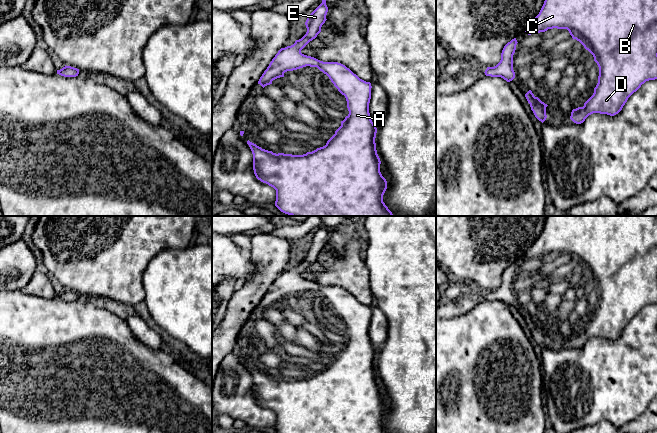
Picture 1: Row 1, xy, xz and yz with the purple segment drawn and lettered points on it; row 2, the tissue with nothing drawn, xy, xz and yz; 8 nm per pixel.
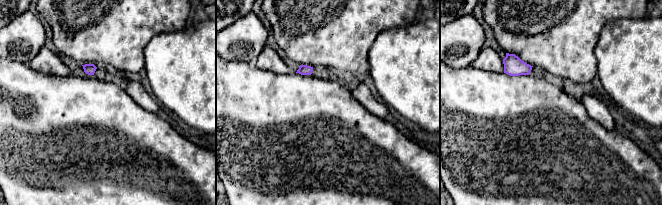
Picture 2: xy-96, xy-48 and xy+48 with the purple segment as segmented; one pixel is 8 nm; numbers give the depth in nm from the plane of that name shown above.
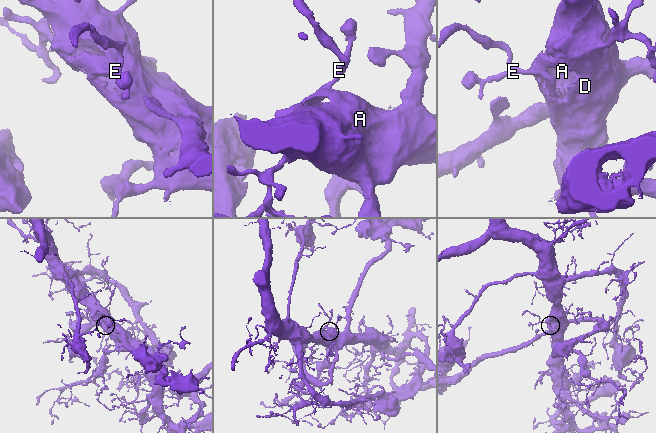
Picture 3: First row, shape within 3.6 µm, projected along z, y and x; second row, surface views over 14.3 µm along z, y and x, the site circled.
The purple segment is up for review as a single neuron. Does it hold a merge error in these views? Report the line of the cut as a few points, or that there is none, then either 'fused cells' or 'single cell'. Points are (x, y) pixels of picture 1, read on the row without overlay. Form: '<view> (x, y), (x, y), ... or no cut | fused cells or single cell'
no cut | single cell

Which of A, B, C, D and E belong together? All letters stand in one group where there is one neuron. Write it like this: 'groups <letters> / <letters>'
groups A B C D E

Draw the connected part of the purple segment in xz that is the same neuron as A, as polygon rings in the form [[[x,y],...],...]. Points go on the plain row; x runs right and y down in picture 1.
[[[326,224],[309,239],[305,246],[307,256],[291,270],[281,272],[260,301],[263,312],[284,301],[287,295],[306,290],[317,291],[326,298],[338,315],[345,320],[349,338],[326,369],[303,379],[273,377],[247,365],[253,378],[256,402],[276,414],[275,430],[278,433],[388,433],[383,426],[387,405],[380,396],[380,382],[376,374],[377,352],[371,344],[369,327],[371,307],[360,303],[345,289],[323,286],[301,277],[301,274],[321,256],[328,231]]]

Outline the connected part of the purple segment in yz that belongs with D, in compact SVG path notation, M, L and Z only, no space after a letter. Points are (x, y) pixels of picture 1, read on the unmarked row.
M546 216L544 228L526 253L526 257L545 256L548 253L567 253L573 264L579 265L594 281L599 291L598 307L593 319L583 331L573 333L570 343L581 348L593 338L618 338L628 322L642 308L657 303L657 218L656 216Z

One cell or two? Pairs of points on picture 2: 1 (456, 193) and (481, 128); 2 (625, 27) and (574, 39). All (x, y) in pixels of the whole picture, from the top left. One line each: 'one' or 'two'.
1: one
2: two

